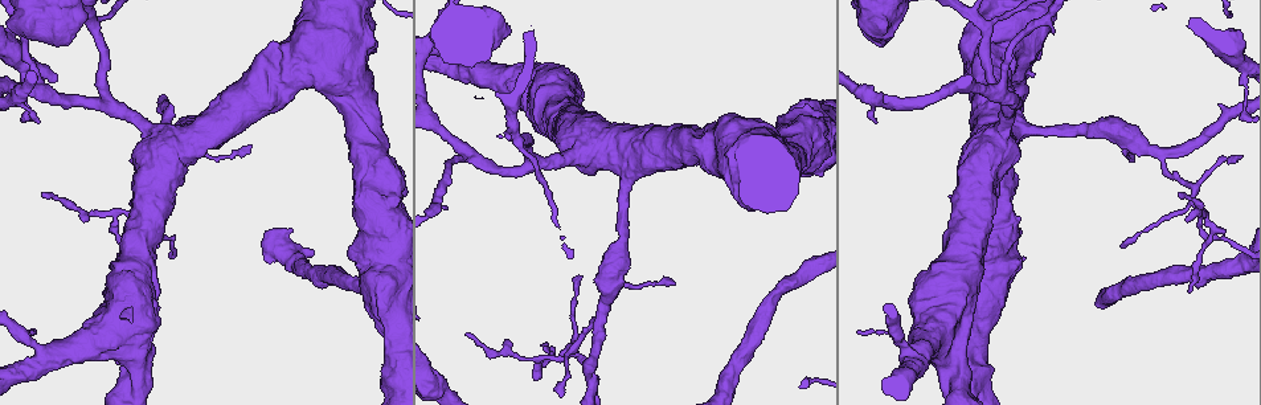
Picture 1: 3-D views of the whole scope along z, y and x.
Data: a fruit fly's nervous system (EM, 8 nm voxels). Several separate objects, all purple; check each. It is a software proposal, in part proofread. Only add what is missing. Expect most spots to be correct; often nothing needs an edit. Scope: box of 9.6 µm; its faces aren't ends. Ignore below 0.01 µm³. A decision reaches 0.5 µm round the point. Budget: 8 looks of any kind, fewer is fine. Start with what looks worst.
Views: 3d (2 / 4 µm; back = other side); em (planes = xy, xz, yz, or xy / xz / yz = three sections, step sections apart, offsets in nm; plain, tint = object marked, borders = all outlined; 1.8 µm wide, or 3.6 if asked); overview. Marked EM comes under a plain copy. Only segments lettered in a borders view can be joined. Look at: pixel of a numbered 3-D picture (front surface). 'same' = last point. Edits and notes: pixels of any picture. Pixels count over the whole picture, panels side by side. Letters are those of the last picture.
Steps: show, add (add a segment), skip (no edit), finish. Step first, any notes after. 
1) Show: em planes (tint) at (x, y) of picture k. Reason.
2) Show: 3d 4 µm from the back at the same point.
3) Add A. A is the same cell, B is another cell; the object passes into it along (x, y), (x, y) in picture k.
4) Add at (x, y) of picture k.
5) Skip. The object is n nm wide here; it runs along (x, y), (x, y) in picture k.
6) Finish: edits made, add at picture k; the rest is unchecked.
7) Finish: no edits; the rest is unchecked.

Show: em xy step 4 (tint) at (541, 358) of picture 1. Looks like a crossing.

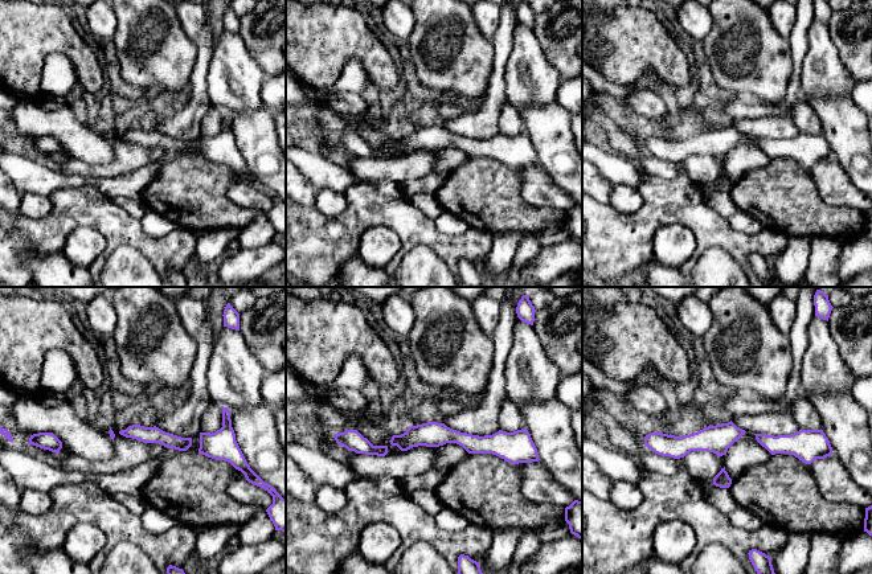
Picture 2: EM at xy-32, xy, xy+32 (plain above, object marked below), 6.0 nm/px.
Show: em planes (borders) at the same point. Cut it another way.

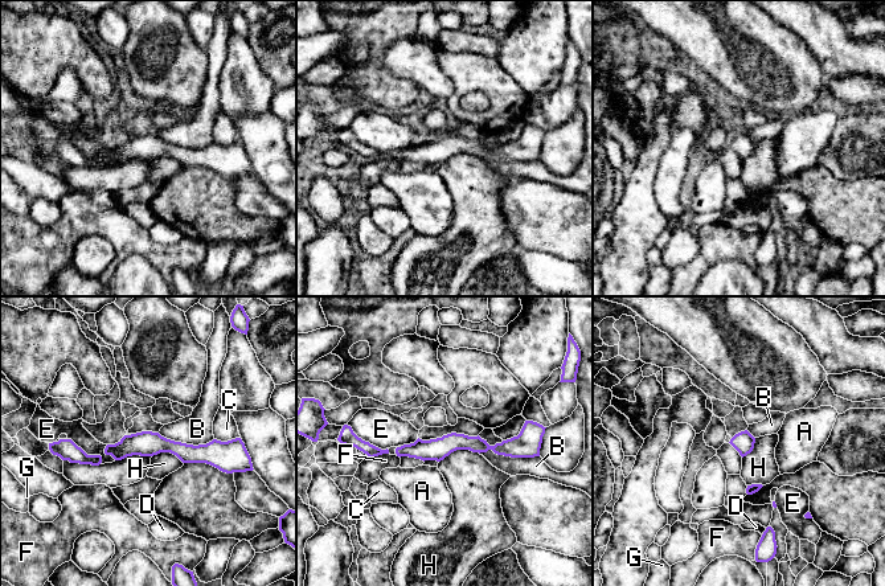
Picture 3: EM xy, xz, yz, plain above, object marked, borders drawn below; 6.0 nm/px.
Skip. A, B, C, D, E, F, G and H are other cells; it runs along (524, 438), (515, 447), (447, 443), (400, 453) in picture 3; none of them fits.

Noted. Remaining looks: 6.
Show: 3d 4 µm at (879, 44) of picture 1. Thick end.

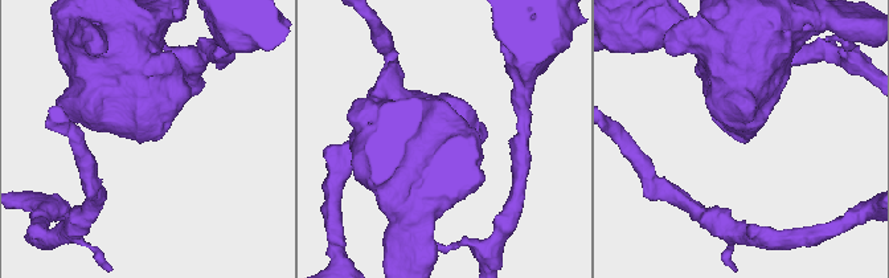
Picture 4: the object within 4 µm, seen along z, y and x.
Show: em xz step 4 (tint) at (158, 139) of picture 4. Now the EM.

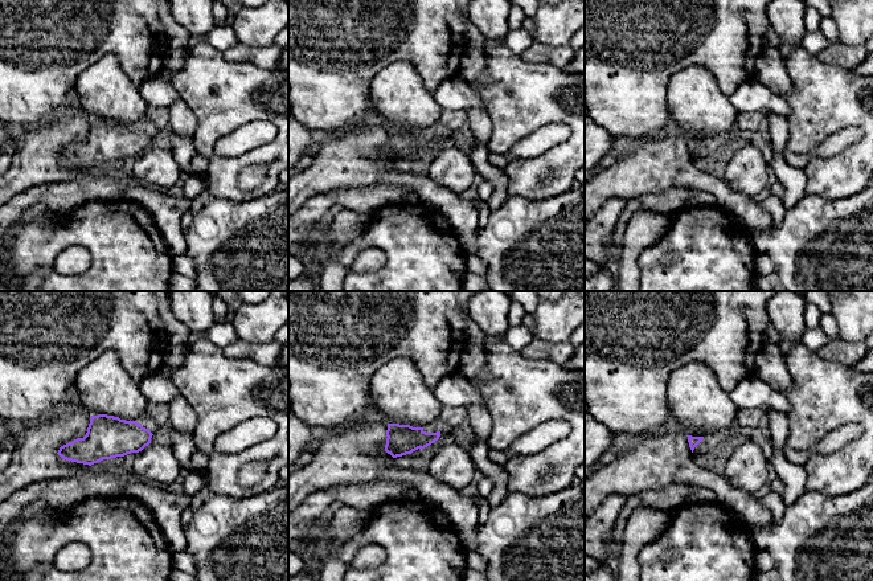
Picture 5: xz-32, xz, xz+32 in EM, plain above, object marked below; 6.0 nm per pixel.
Show: em planes (borders) at the same point.

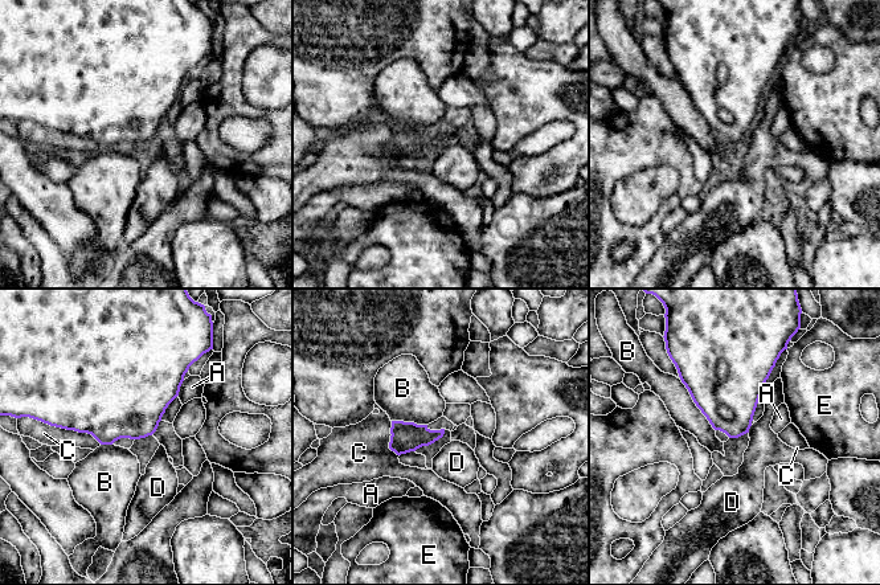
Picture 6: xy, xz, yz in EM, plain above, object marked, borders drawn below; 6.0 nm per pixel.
Skip. The longest contact is with B, 380 nm; A, B, C, D and E are other cells; none of them fits.

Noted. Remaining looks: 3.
Show: 3d 4 µm at (673, 284) of picture 1. Tapers out.

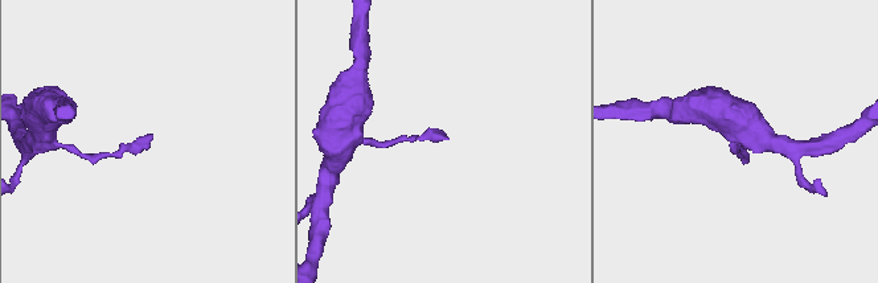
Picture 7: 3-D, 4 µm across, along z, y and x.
Show: em planes (tint) at (152, 135) of picture 7.

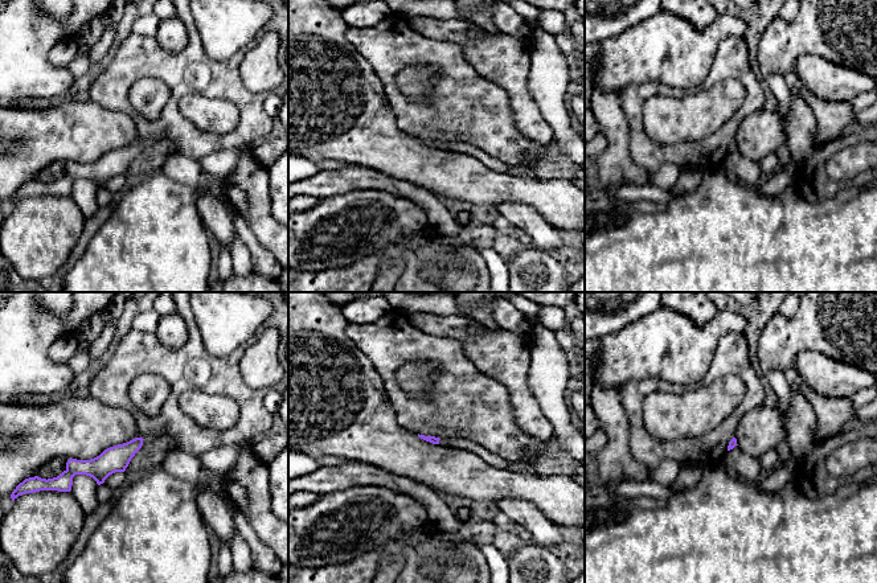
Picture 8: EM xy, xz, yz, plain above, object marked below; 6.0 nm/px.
Show: em planes (borders) at the same point. See the neighbours.

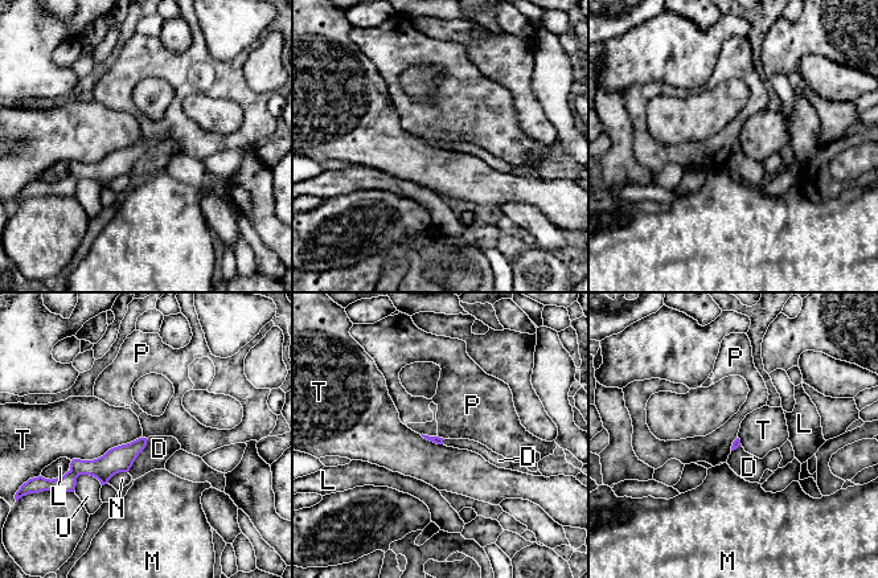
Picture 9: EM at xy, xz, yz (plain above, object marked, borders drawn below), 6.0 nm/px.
Skip. D, L, M, N, P, T and U are other cells; a border runs along (148, 439), (127, 471) in picture 9; none of them fits.

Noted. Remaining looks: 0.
Finish: no edits; the rest is unchecked.

